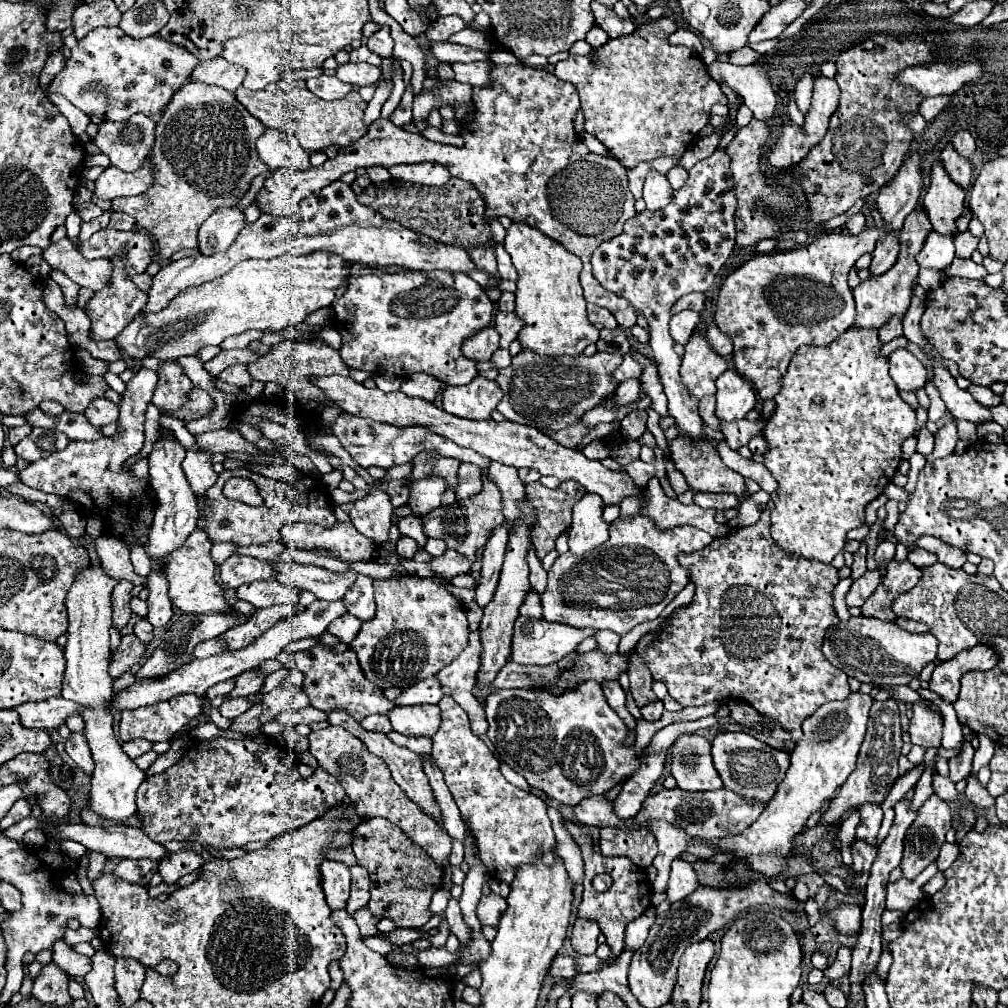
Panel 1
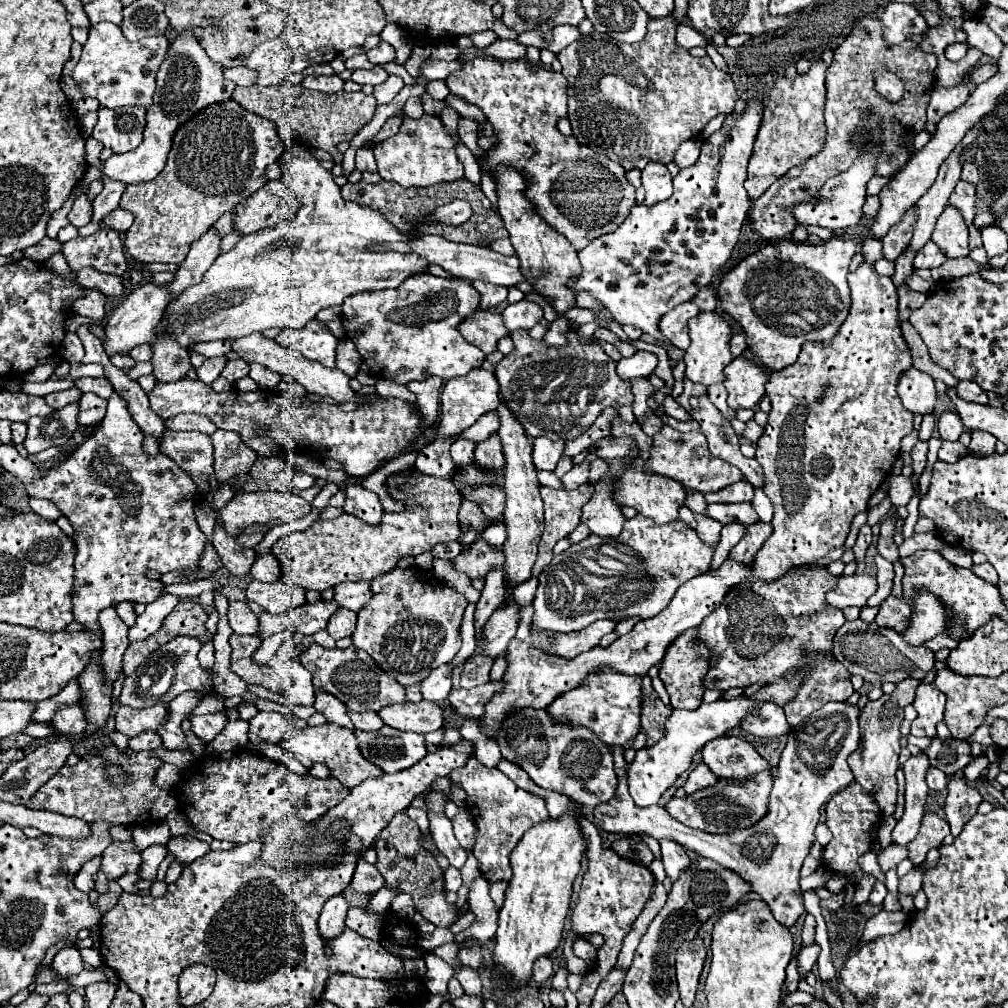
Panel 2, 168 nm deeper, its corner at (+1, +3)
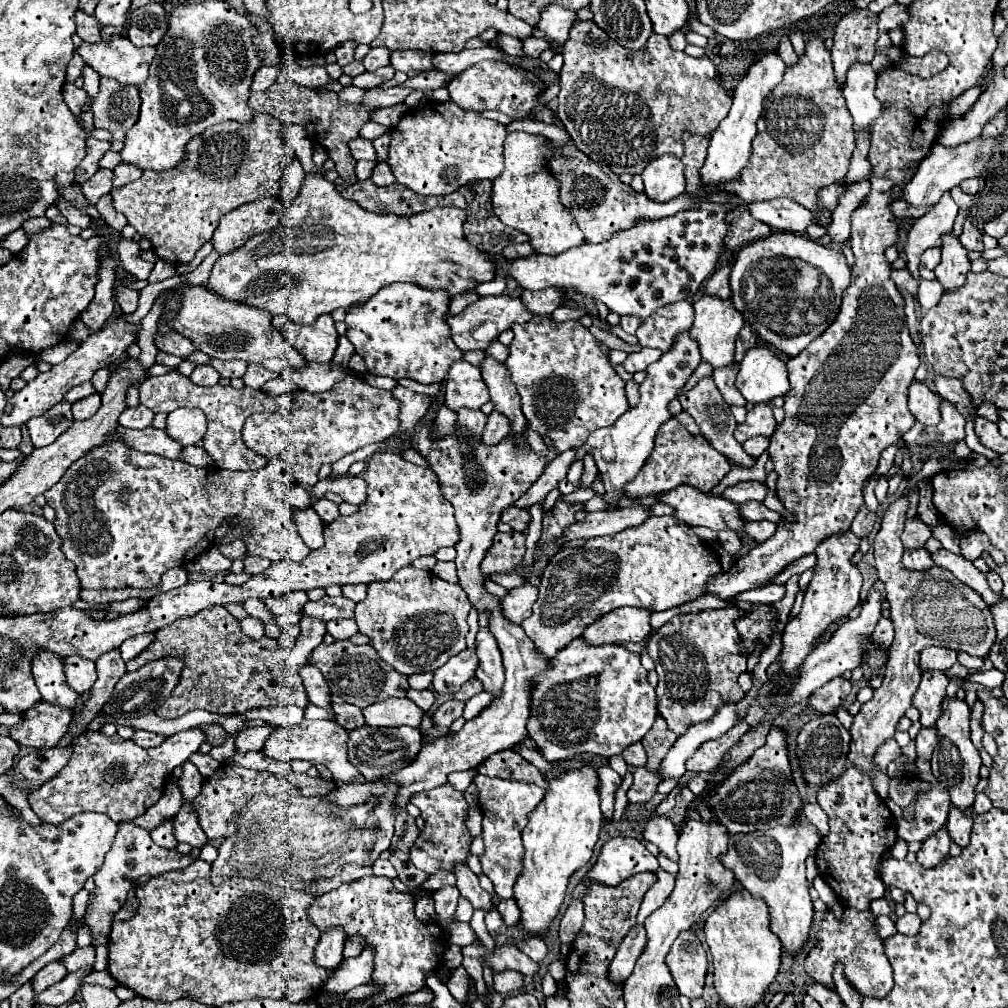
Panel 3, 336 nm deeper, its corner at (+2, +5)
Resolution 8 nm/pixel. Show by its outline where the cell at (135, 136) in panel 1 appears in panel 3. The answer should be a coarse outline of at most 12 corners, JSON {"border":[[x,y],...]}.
{"border":[[99,80],[91,102],[95,128],[119,152],[139,118],[139,90]]}

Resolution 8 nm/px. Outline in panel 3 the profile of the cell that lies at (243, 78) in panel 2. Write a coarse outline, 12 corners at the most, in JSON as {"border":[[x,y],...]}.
{"border":[[261,66],[251,90],[267,90],[275,84],[279,66]]}

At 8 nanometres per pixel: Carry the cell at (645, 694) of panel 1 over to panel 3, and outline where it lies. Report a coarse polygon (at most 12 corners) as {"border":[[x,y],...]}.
{"border":[[657,716],[641,740],[651,772],[659,772],[677,736]]}

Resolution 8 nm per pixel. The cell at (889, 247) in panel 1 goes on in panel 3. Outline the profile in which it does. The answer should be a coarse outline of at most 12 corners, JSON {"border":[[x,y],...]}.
{"border":[[999,138],[945,148],[937,142],[903,198],[937,204],[963,180],[981,178]]}

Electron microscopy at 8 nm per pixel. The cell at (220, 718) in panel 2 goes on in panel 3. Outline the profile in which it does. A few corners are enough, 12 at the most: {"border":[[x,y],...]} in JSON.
{"border":[[83,732],[57,776],[31,792],[41,822],[85,810],[133,820],[203,742],[155,748]]}

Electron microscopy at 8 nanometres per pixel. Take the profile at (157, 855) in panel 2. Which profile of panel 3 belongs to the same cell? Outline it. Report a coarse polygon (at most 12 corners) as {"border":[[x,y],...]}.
{"border":[[173,820],[159,824],[151,838],[161,848],[175,848]]}

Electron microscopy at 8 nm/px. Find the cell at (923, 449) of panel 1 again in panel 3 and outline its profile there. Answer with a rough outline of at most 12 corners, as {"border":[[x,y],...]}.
{"border":[[909,496],[873,544],[895,640],[881,688],[851,726],[863,774],[919,684],[935,644],[987,658],[989,606],[949,570],[903,568]]}

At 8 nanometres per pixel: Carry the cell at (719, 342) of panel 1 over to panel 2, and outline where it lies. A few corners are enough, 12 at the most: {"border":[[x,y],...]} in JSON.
{"border":[[742,332],[732,336],[730,350],[734,358],[746,350]]}

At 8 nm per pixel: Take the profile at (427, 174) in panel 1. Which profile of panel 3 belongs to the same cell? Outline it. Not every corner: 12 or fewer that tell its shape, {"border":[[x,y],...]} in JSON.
{"border":[[451,98],[391,130],[399,184],[423,196],[495,180],[507,130]]}

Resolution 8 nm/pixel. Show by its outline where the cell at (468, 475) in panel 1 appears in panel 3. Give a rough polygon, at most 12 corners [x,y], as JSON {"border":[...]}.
{"border":[[515,506],[503,512],[501,522],[517,532],[531,524],[527,510]]}

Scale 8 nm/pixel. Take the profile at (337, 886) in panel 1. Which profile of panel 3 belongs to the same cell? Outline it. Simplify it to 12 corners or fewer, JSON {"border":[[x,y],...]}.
{"border":[[345,932],[321,934],[315,964],[335,970],[343,962]]}

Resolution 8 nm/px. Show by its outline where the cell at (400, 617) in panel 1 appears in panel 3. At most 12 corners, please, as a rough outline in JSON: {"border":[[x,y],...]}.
{"border":[[407,566],[367,586],[359,632],[409,676],[467,648],[459,584]]}

